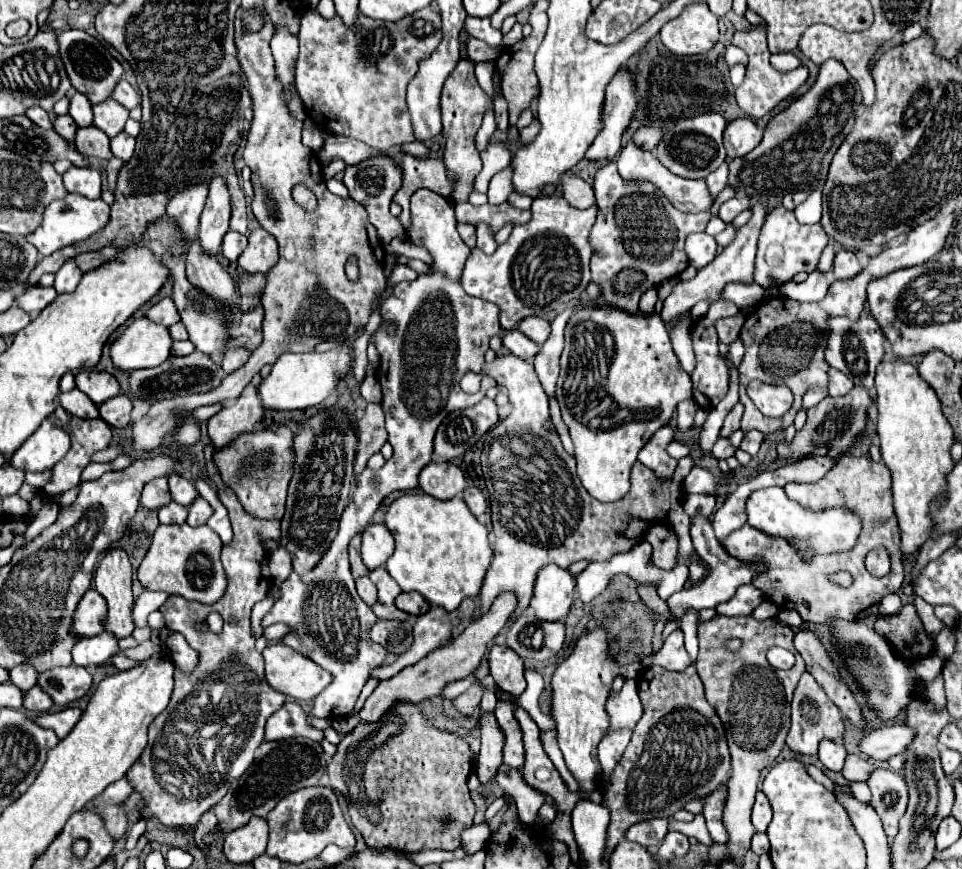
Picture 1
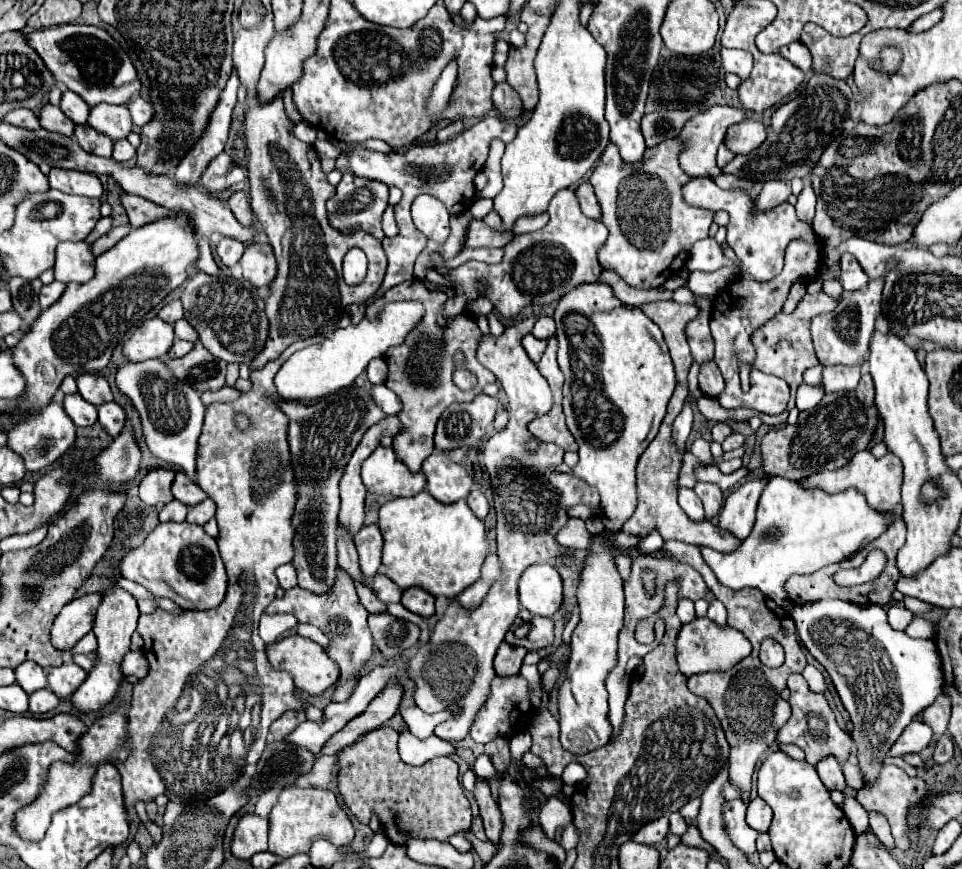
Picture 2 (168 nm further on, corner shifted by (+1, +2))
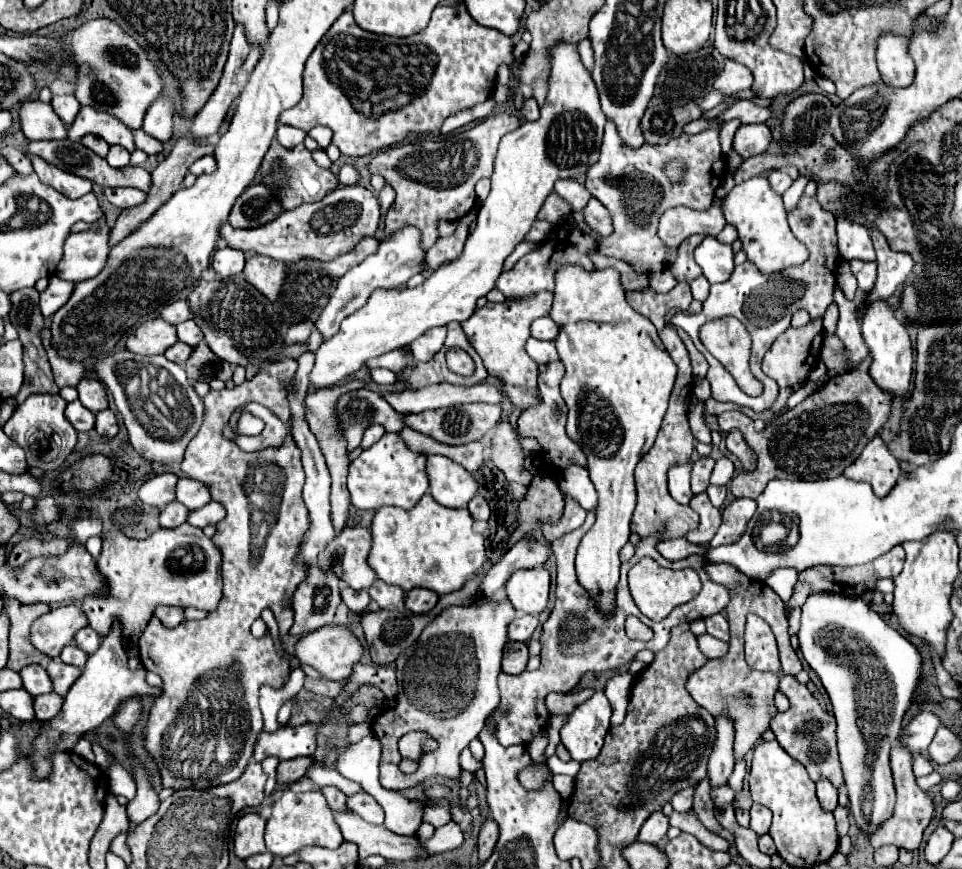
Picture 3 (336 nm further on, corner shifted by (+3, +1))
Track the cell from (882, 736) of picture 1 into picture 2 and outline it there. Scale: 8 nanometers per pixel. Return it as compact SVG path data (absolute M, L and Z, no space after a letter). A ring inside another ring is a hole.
M913 719L907 725L907 729L903 731L903 735L899 735L899 739L895 741L895 745L891 747L889 755L901 757L905 753L919 753L923 747L927 747L931 743L931 737L933 737L931 727L927 727L919 719Z

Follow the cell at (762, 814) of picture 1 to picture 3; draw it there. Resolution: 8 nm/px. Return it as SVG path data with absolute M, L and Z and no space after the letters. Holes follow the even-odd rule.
M753 804L753 808L751 808L751 830L761 836L761 834L769 832L769 826L771 826L769 808L765 808L761 804Z

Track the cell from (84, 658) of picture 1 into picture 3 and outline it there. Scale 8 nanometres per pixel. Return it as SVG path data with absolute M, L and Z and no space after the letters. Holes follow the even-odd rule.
M89 626L81 628L81 630L75 634L75 640L77 640L77 646L79 646L83 652L87 652L87 654L93 654L93 652L99 648L99 644L101 644L101 638L99 638Z

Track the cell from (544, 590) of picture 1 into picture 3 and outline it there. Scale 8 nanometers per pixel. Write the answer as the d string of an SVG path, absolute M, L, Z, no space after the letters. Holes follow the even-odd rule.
M543 566L517 570L507 580L505 590L517 614L539 616L549 600L549 572Z

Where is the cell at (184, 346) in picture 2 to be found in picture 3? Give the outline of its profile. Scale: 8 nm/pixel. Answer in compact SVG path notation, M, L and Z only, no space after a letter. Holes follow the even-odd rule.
M177 342L177 344L173 344L167 352L165 352L165 358L167 360L171 360L171 362L175 362L175 364L185 364L185 360L191 356L191 346L187 346L187 344L183 344L183 342Z

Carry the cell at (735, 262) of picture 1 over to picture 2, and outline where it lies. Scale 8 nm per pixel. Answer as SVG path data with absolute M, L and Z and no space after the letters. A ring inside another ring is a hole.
M767 181L761 193L753 201L753 213L763 213L779 203L783 203L791 195L791 185L787 181Z

